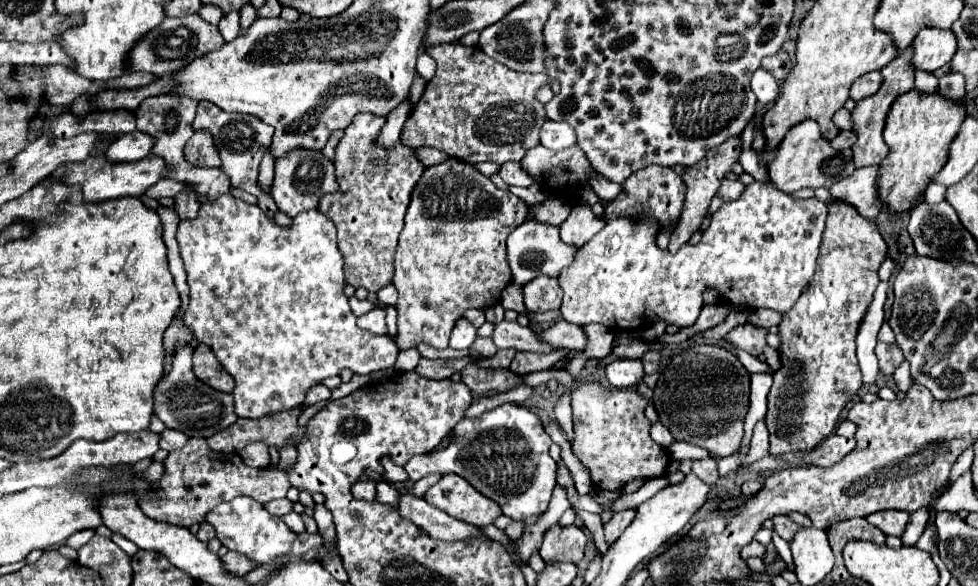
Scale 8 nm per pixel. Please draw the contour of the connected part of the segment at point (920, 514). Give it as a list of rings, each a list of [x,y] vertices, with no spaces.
[[[929,506],[919,508],[917,512],[911,512],[909,524],[907,524],[907,528],[905,528],[903,536],[901,536],[903,544],[905,546],[915,546],[915,542],[921,538],[921,534],[927,528],[927,522],[929,522]]]

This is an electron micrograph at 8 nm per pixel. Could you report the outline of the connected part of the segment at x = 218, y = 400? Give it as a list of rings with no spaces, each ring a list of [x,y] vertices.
[[[187,344],[177,348],[171,372],[167,376],[163,376],[155,388],[155,404],[159,406],[159,408],[155,408],[155,414],[167,428],[181,430],[187,436],[209,438],[215,432],[231,426],[237,420],[237,414],[233,412],[231,394],[217,392],[195,378],[193,370],[191,370],[191,354],[193,354],[193,348]]]

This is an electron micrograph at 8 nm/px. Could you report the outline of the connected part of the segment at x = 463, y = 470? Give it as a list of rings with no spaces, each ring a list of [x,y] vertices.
[[[507,402],[477,418],[463,418],[445,448],[413,456],[403,468],[411,482],[429,474],[459,474],[481,494],[495,500],[505,516],[521,520],[527,516],[541,516],[549,506],[557,476],[557,462],[549,456],[551,444],[553,440],[535,412],[521,404]]]

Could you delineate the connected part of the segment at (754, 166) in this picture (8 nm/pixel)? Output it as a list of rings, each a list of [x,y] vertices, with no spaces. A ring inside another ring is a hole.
[[[753,122],[745,128],[745,132],[741,134],[741,140],[743,140],[743,148],[741,148],[741,156],[739,156],[739,162],[743,166],[743,170],[747,174],[751,174],[755,180],[759,182],[767,182],[769,176],[765,172],[765,166],[759,164],[759,154],[753,150],[751,142],[753,142]]]

